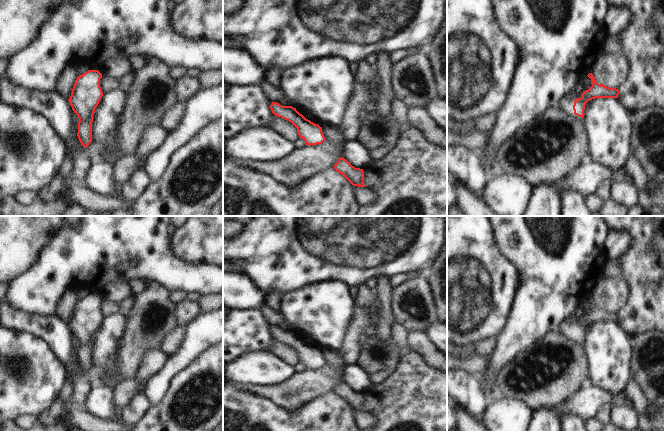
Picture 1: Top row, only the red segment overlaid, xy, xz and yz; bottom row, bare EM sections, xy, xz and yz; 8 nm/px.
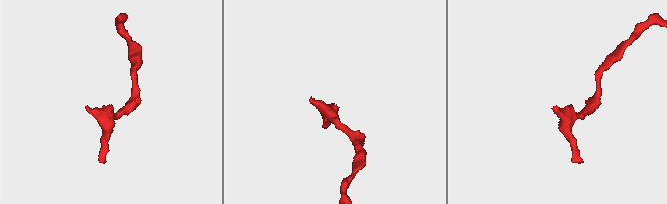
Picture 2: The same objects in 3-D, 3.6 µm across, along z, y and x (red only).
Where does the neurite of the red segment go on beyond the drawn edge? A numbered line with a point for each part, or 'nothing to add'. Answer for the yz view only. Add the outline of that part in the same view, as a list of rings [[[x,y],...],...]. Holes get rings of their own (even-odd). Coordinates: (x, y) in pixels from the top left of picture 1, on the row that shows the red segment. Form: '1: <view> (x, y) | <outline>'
1: yz (566, 104) | [[[563,97],[559,103],[559,107],[566,111],[569,114],[573,114],[574,110],[573,110],[573,105],[574,105],[574,99],[572,98],[568,98],[568,97]]]

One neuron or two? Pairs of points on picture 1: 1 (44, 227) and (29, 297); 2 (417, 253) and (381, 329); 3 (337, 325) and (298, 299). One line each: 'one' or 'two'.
1: two
2: two
3: one

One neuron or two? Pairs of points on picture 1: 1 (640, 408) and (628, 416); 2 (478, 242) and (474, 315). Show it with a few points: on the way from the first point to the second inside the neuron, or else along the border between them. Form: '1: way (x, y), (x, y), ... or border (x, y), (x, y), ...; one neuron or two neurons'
1: border (632, 408), (638, 420); two neurons
2: way (476, 260), (474, 297); one neuron

